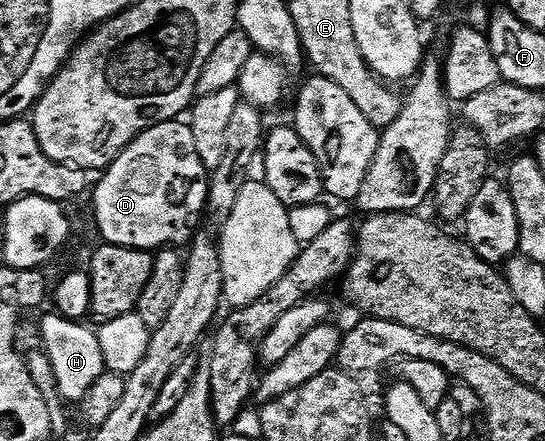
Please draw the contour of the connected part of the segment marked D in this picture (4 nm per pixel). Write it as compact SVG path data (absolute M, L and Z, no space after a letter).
M177 119L174 121L167 121L166 123L158 123L154 127L144 129L130 142L127 149L116 156L114 163L109 165L104 177L100 182L95 182L94 192L92 197L92 209L96 212L96 229L104 236L103 240L110 245L121 245L127 249L147 249L149 251L159 251L165 247L181 247L187 246L193 240L194 234L197 232L196 224L200 221L200 216L203 218L206 213L206 206L208 203L208 178L209 174L204 168L202 159L198 159L198 150L194 147L194 135L192 134L191 124L185 123L183 120Z

